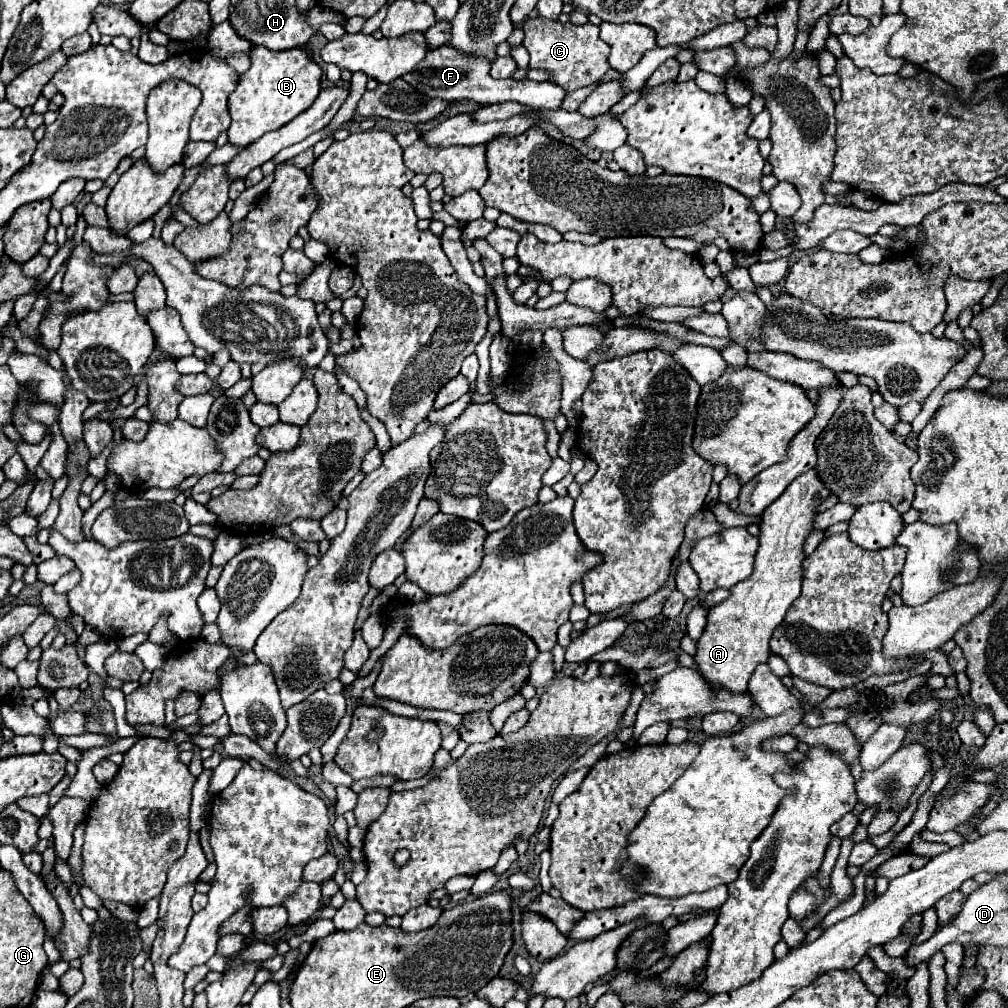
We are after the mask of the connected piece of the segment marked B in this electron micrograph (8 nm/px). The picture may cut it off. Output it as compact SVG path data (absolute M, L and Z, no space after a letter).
M252 46L252 66L240 74L236 90L228 98L232 124L228 128L228 142L234 146L248 146L262 134L278 130L288 124L296 114L308 110L320 92L322 68L310 58L306 48L290 48L272 52L264 46Z

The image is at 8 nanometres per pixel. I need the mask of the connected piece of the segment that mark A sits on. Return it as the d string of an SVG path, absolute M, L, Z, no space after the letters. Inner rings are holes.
M816 468L804 472L800 478L794 478L792 484L784 490L784 494L770 504L770 508L764 510L762 522L760 522L760 548L756 552L756 562L754 562L754 572L740 584L736 584L730 590L730 598L724 600L722 604L710 608L708 612L708 624L698 640L698 652L694 660L698 662L698 670L714 684L722 684L724 688L732 692L746 692L748 690L748 680L754 672L754 668L762 662L768 660L770 656L770 636L774 628L784 620L784 614L792 606L792 602L800 596L800 586L802 586L802 576L804 576L804 542L810 536L814 528L814 518L818 514L818 506L830 496L828 488L824 482L818 478Z

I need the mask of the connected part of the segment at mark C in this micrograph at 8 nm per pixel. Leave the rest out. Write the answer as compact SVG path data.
M538 16L538 18L528 18L522 30L524 30L522 46L526 46L526 50L530 52L530 68L548 70L550 72L548 80L552 82L556 80L556 84L564 86L568 92L598 82L610 68L608 64L610 46L604 40L600 40L598 26L590 22L584 26L574 26Z

